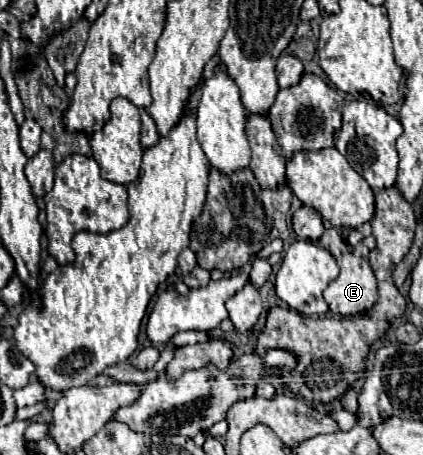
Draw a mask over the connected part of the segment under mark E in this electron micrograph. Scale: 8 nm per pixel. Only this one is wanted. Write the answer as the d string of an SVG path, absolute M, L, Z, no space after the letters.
M343 253L337 259L337 265L339 265L341 273L333 283L329 283L329 287L323 293L325 301L329 303L331 313L347 317L347 315L361 315L365 311L369 311L377 301L377 283L375 283L371 265L363 257L357 257L353 253Z

